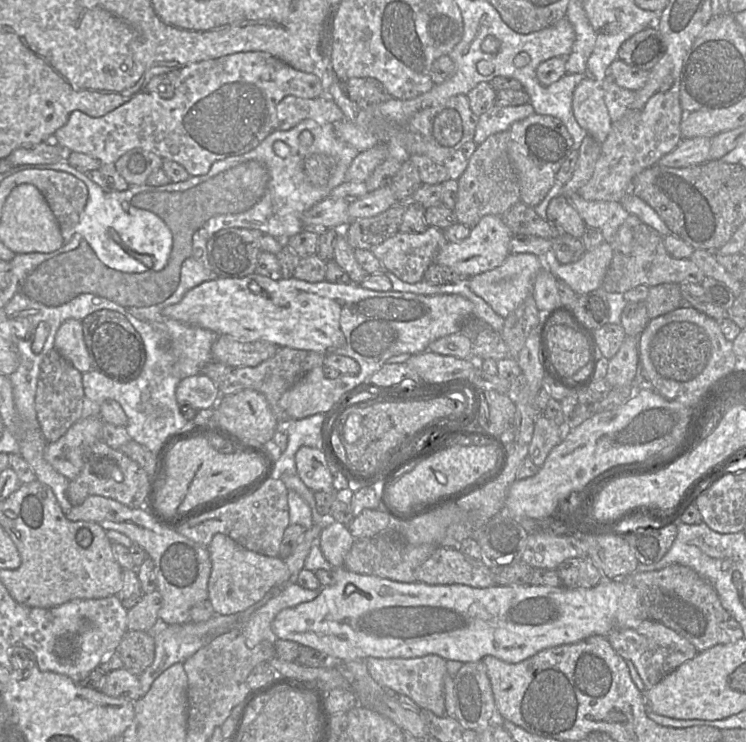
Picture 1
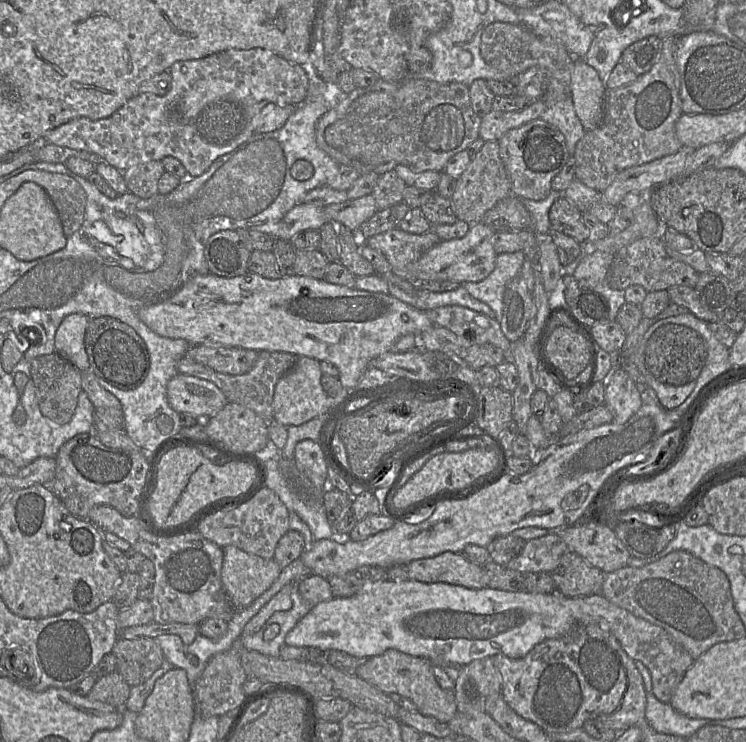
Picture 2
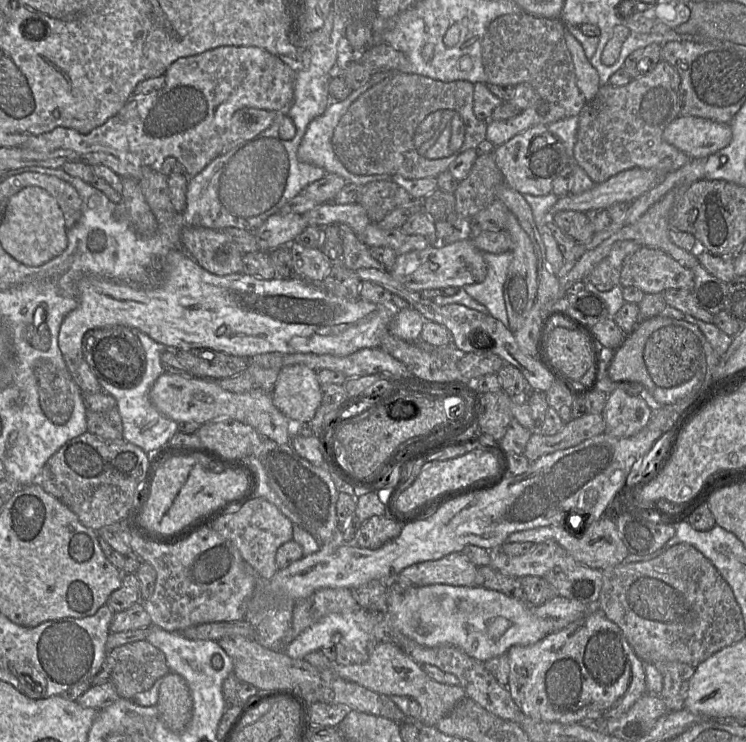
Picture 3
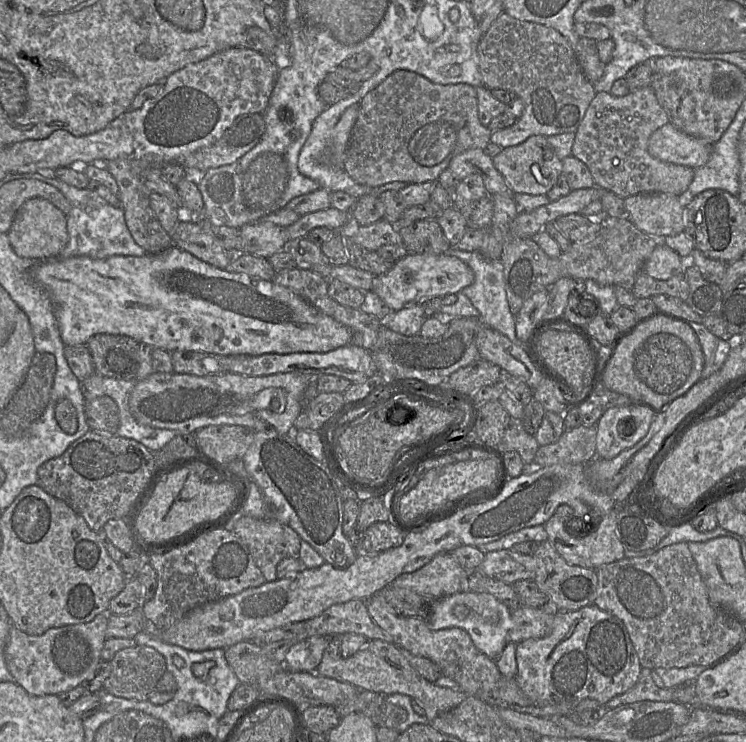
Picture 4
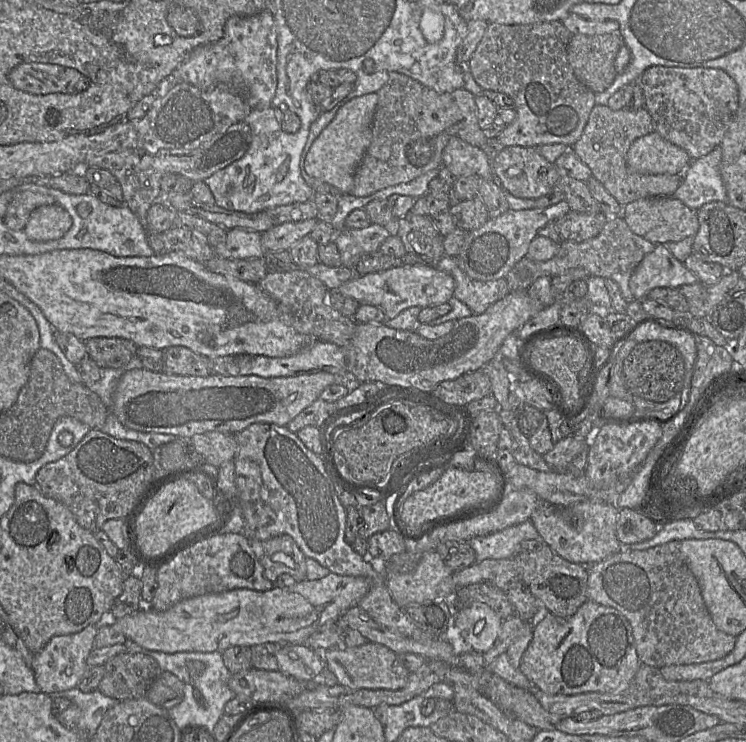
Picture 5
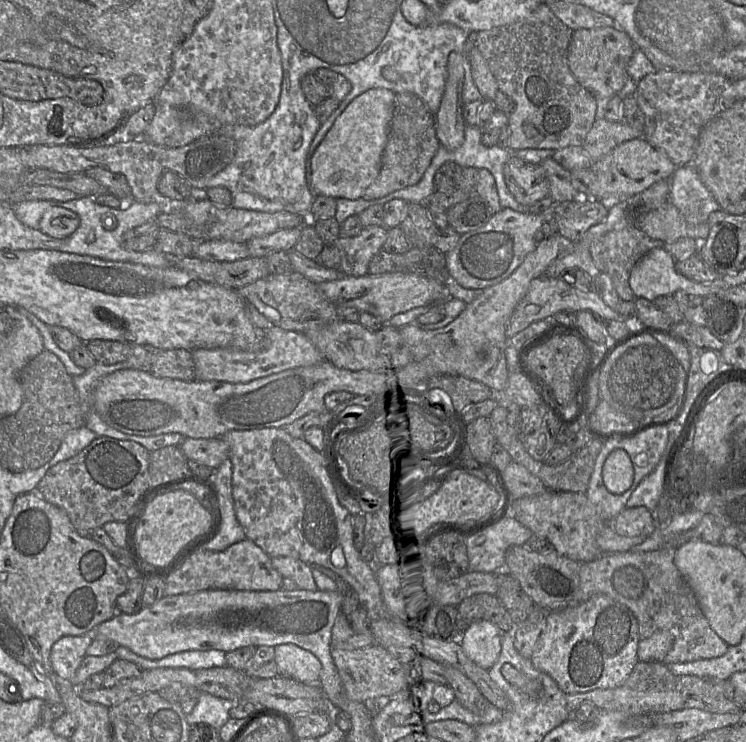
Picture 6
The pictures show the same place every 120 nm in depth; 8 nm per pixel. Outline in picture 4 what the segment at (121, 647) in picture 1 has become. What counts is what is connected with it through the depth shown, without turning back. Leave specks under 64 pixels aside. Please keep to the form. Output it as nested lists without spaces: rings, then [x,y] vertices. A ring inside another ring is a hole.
[[[135,646],[118,651],[110,660],[111,673],[103,690],[125,699],[148,700],[167,671],[162,654],[150,646]]]

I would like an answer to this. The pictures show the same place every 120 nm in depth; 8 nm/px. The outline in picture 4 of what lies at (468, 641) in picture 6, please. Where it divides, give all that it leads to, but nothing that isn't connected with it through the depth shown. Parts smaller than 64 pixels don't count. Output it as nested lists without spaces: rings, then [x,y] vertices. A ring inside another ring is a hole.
[[[458,592],[437,600],[437,608],[432,617],[426,620],[433,630],[461,628],[465,630],[475,647],[491,659],[498,658],[507,644],[507,634],[513,627],[512,611],[489,593]]]

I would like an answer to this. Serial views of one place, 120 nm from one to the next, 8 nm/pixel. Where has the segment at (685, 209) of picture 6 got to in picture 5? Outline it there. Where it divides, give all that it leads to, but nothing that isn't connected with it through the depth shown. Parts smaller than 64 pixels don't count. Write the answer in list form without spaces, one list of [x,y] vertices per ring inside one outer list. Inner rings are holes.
[[[719,145],[709,154],[693,160],[682,174],[682,184],[672,196],[694,211],[709,202],[727,202],[727,191],[720,173],[721,159]]]

